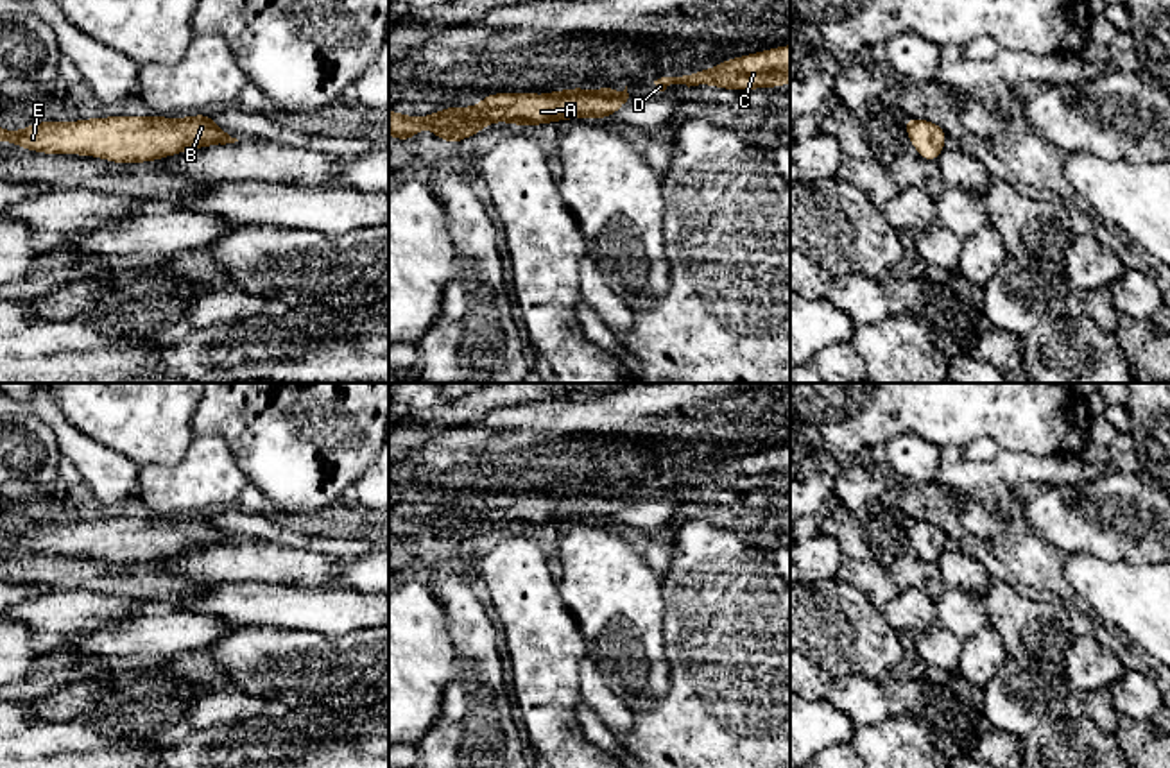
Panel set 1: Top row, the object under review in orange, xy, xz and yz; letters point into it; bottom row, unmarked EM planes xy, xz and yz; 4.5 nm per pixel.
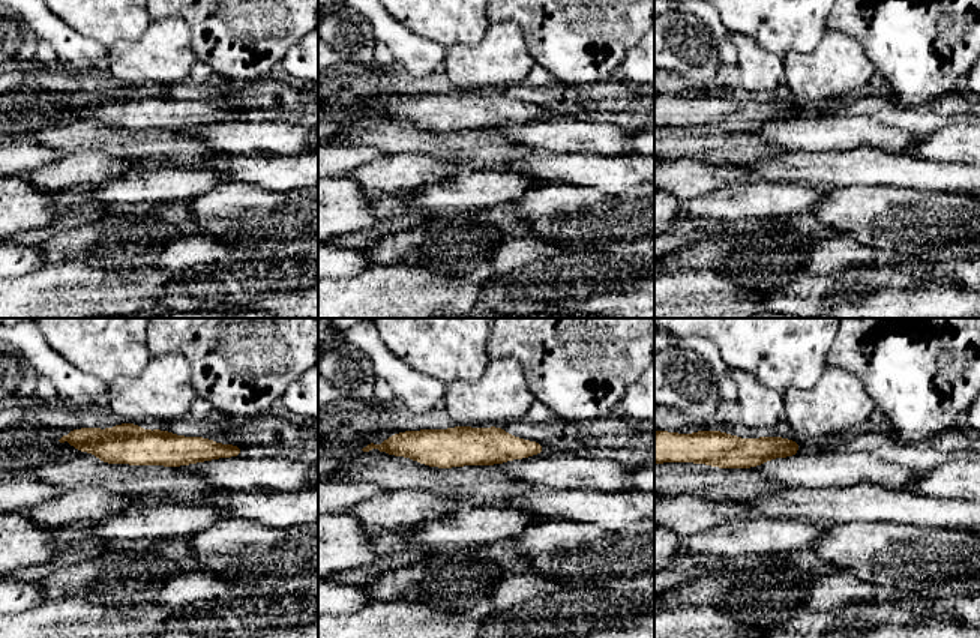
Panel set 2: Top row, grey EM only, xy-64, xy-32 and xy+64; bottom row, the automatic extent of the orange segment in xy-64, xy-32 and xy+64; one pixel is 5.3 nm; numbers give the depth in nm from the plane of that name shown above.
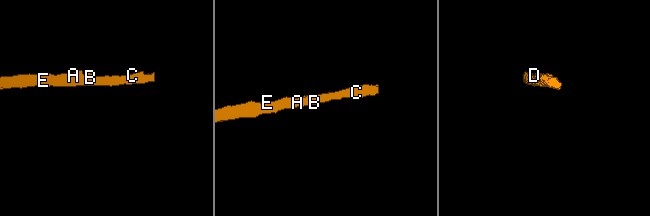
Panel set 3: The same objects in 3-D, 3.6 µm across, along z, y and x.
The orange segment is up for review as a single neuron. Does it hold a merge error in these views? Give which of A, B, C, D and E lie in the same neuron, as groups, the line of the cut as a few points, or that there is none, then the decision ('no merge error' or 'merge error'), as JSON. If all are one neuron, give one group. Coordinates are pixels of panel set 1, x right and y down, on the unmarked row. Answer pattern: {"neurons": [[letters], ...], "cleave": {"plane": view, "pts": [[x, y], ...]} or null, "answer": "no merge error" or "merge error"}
{"neurons": [["A", "B", "C", "D", "E"]], "cleave": null, "answer": "no merge error"}

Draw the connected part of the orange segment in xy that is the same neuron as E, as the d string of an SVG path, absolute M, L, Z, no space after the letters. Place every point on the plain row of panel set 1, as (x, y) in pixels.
M194 516L186 519L165 517L108 517L77 523L38 523L22 532L0 528L0 542L16 544L22 550L43 555L79 555L97 557L113 564L143 564L158 562L167 557L192 550L226 546L238 542L224 530L219 530L210 516Z

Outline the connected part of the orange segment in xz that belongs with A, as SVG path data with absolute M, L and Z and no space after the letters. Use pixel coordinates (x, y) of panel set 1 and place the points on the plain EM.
M611 487L602 491L552 491L548 496L536 494L491 494L473 508L444 508L426 517L398 516L389 510L389 537L401 542L409 541L423 530L432 530L444 542L457 544L493 523L507 523L523 528L543 526L546 523L561 523L566 519L602 519L616 514L629 499L627 487L615 492Z

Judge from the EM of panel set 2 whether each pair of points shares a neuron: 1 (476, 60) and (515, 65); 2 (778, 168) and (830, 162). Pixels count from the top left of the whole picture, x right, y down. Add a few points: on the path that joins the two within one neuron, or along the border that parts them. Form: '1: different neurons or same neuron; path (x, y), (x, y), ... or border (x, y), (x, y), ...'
1: same neuron; path (485, 63), (506, 63)
2: same neuron; path (791, 168), (817, 168)

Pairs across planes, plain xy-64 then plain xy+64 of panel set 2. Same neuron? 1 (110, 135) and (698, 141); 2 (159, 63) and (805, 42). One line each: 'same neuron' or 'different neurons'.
1: same neuron
2: different neurons

